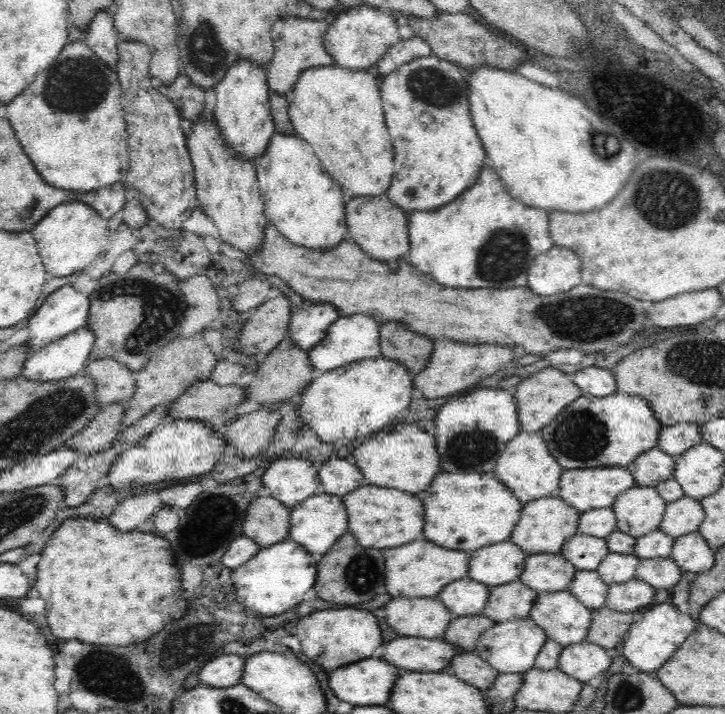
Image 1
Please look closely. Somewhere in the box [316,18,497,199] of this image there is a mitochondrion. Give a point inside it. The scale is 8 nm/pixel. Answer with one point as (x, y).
(429, 84)

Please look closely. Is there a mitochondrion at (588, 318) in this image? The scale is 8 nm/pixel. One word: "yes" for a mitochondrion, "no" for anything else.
yes

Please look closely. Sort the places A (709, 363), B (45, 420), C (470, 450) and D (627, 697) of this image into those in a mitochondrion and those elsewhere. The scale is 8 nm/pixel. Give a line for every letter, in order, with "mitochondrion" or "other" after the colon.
A: mitochondrion
B: mitochondrion
C: mitochondrion
D: mitochondrion

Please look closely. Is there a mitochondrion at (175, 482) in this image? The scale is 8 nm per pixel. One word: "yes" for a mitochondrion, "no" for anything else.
no

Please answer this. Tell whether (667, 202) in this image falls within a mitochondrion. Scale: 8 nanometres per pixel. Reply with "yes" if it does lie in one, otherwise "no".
yes

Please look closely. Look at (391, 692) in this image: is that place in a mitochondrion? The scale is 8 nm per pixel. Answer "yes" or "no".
no

